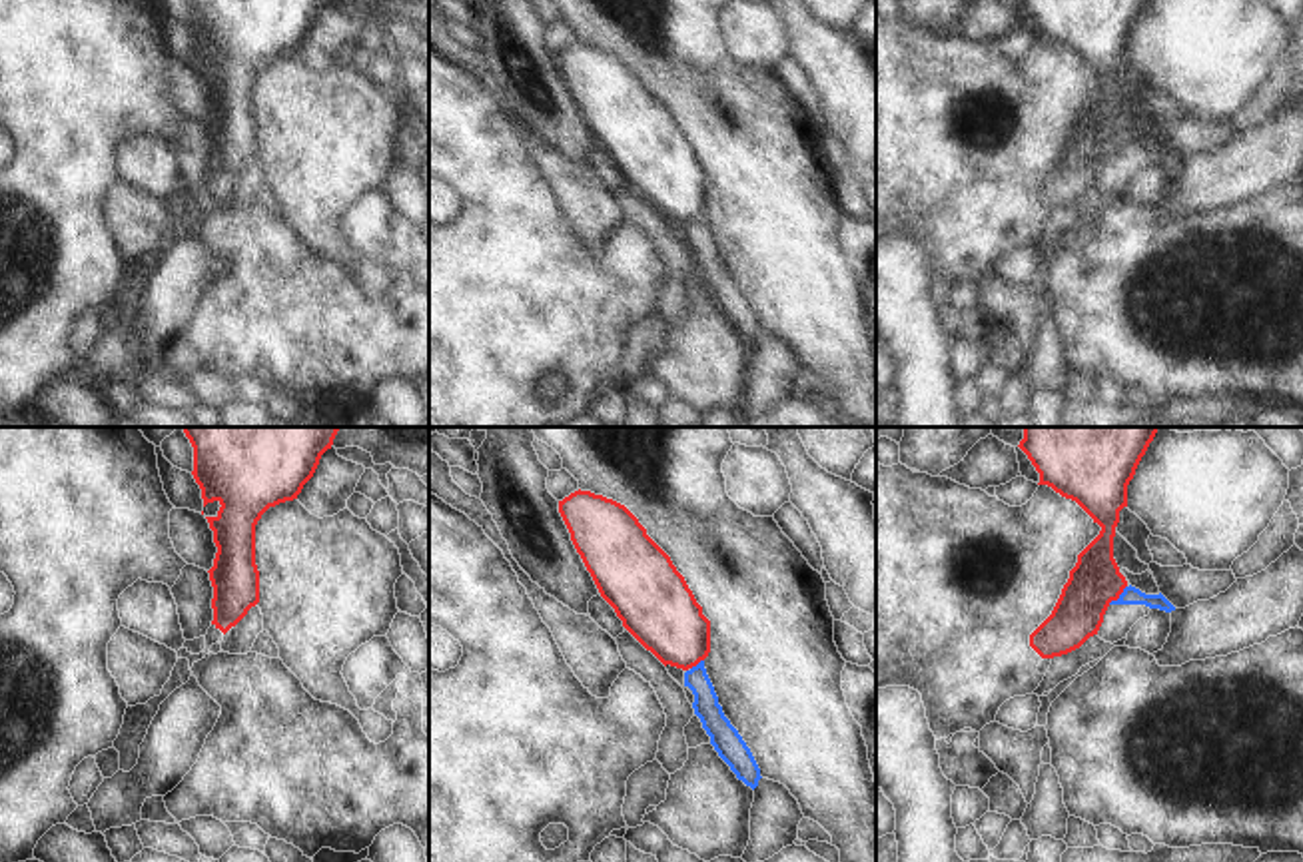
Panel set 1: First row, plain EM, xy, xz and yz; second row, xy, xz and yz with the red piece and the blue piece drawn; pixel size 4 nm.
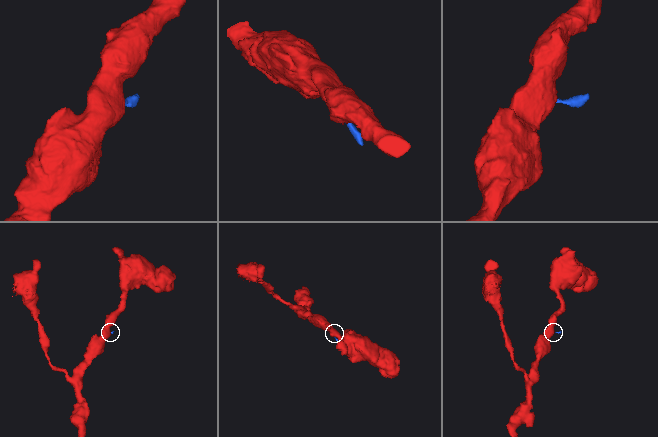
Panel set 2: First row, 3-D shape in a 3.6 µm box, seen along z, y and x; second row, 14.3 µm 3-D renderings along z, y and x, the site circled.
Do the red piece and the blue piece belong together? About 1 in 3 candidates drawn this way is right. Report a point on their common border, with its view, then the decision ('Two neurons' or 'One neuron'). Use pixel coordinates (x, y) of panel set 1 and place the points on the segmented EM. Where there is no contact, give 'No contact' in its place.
Touches red at yz (1118, 597). Two neurons.

